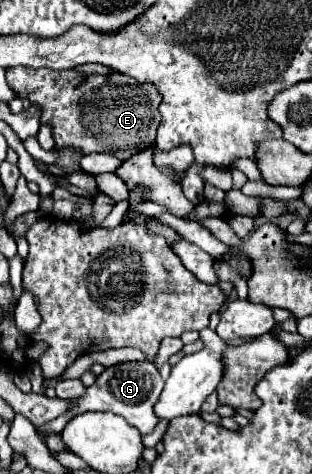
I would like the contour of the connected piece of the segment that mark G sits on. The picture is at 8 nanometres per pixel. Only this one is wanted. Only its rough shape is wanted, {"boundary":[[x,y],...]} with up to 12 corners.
{"boundary":[[150,362],[106,368],[76,414],[114,412],[140,434],[156,426],[164,388]]}

